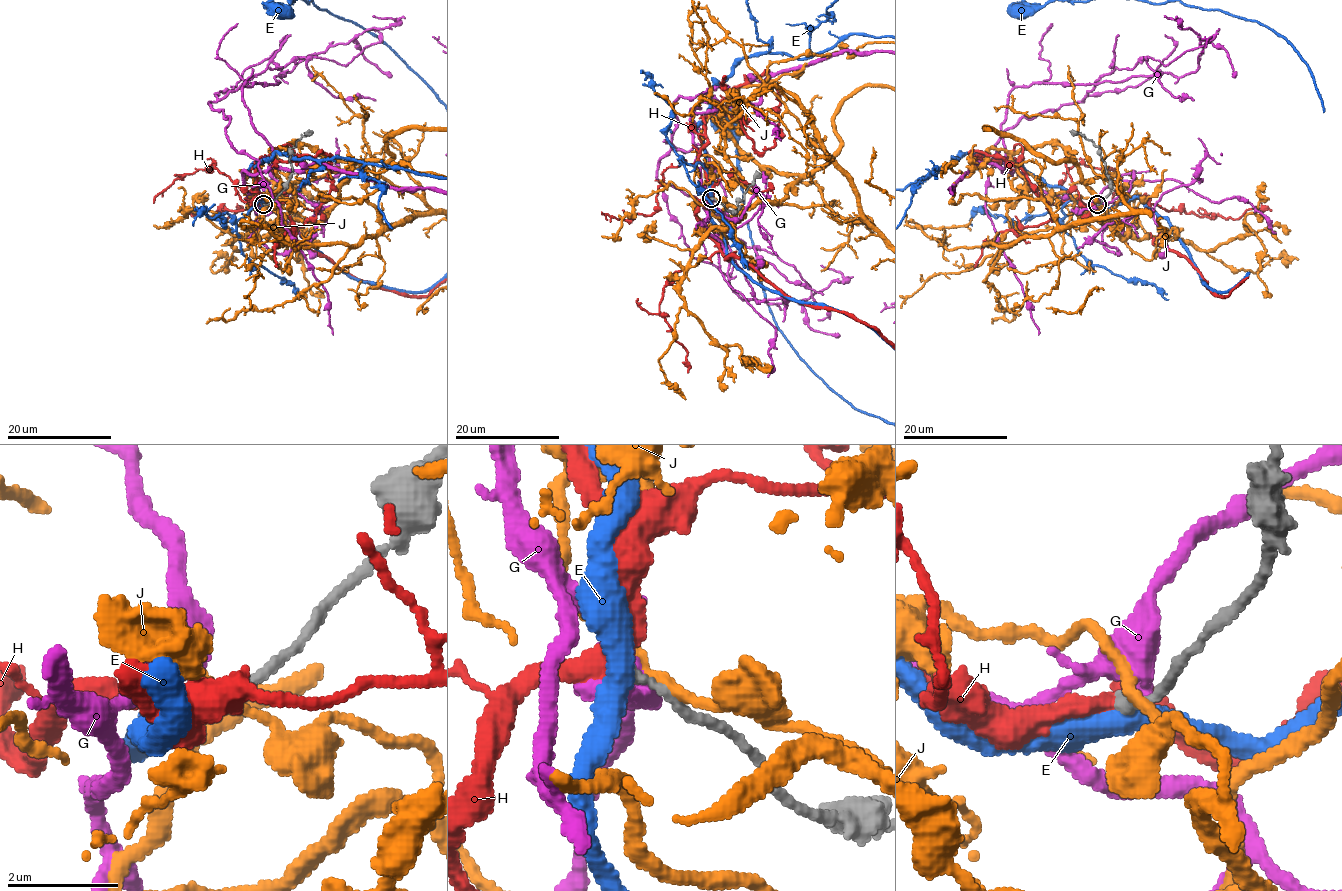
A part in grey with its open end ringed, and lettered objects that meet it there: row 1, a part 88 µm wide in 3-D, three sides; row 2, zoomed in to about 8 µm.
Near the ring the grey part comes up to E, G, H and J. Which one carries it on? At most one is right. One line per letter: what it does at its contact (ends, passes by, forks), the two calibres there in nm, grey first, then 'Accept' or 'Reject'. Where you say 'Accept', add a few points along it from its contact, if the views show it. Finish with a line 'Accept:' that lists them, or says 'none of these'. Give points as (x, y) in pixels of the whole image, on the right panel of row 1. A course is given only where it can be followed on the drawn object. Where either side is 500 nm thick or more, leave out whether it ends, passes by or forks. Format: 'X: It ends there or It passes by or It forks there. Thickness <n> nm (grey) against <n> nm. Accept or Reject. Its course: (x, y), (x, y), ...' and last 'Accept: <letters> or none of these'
E: It passes by. Thickness 240 nm (grey) against 420 nm. Reject
G: It passes by. Thickness 220 nm (grey) against 480 nm. Reject
H: It passes by. Thickness 220 nm (grey) against 360 nm. Accept
J: It passes by. Thickness 260 nm (grey) against 180 nm. Reject
Accept: H

